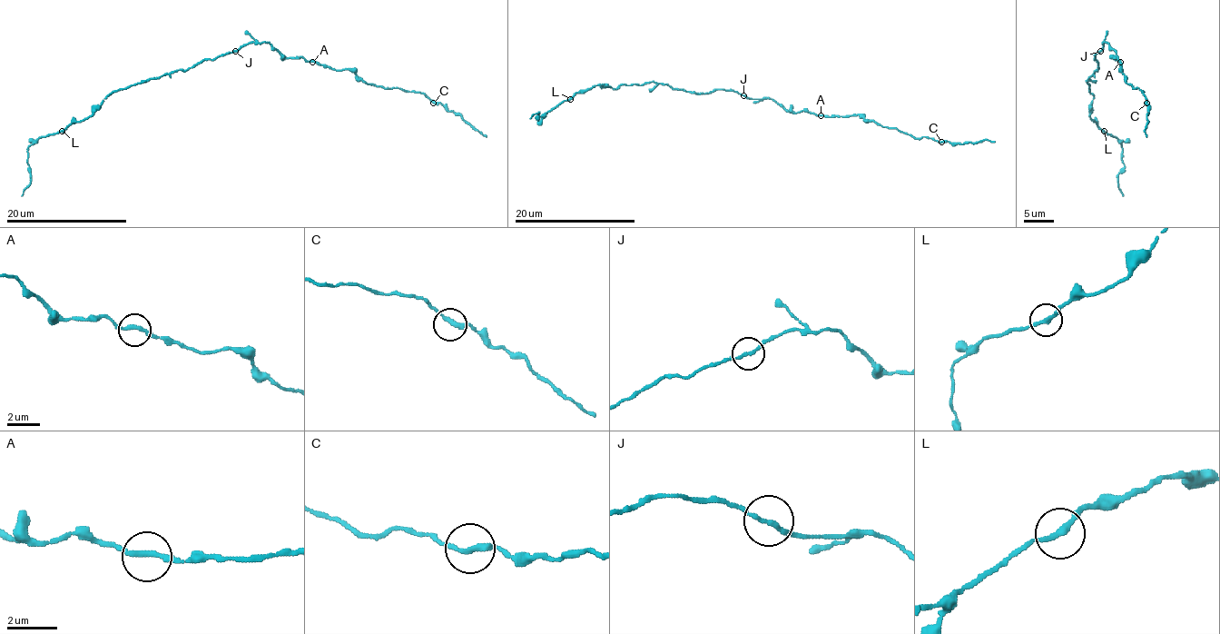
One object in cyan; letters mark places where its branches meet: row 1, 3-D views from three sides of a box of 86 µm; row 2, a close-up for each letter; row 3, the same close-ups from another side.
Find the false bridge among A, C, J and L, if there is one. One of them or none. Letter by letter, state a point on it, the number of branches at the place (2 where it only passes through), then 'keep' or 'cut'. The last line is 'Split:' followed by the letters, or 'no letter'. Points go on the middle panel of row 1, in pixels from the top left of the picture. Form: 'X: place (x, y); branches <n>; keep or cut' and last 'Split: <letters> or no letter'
A: place (821, 115); branches 2; keep
C: place (941, 142); branches 2; keep
J: place (743, 95); branches 2; keep
L: place (570, 99); branches 2; keep
Split: no letter

